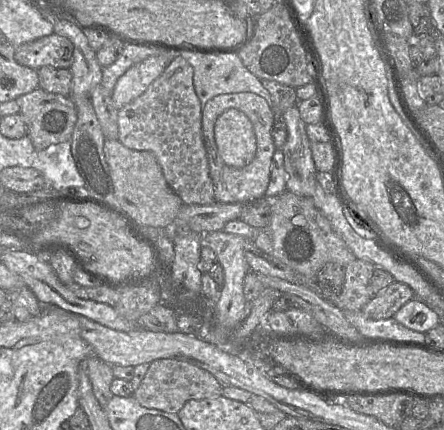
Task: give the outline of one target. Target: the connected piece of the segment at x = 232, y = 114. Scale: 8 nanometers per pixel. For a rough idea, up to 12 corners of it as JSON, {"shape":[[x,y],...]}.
{"shape":[[228,109],[214,136],[224,163],[242,168],[256,154],[249,118]]}

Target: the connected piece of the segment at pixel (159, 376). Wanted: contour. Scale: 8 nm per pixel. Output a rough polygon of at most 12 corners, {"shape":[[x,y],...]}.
{"shape":[[182,360],[150,363],[132,396],[177,414],[220,396],[208,371]]}

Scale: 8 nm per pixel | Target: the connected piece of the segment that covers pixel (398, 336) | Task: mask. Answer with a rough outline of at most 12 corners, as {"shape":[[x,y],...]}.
{"shape":[[344,312],[371,341],[425,343],[425,334],[406,328],[393,317],[368,318]]}

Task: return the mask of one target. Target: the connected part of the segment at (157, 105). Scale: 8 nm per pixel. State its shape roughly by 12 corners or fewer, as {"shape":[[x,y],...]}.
{"shape":[[177,56],[118,110],[186,205],[215,202],[193,67]]}

